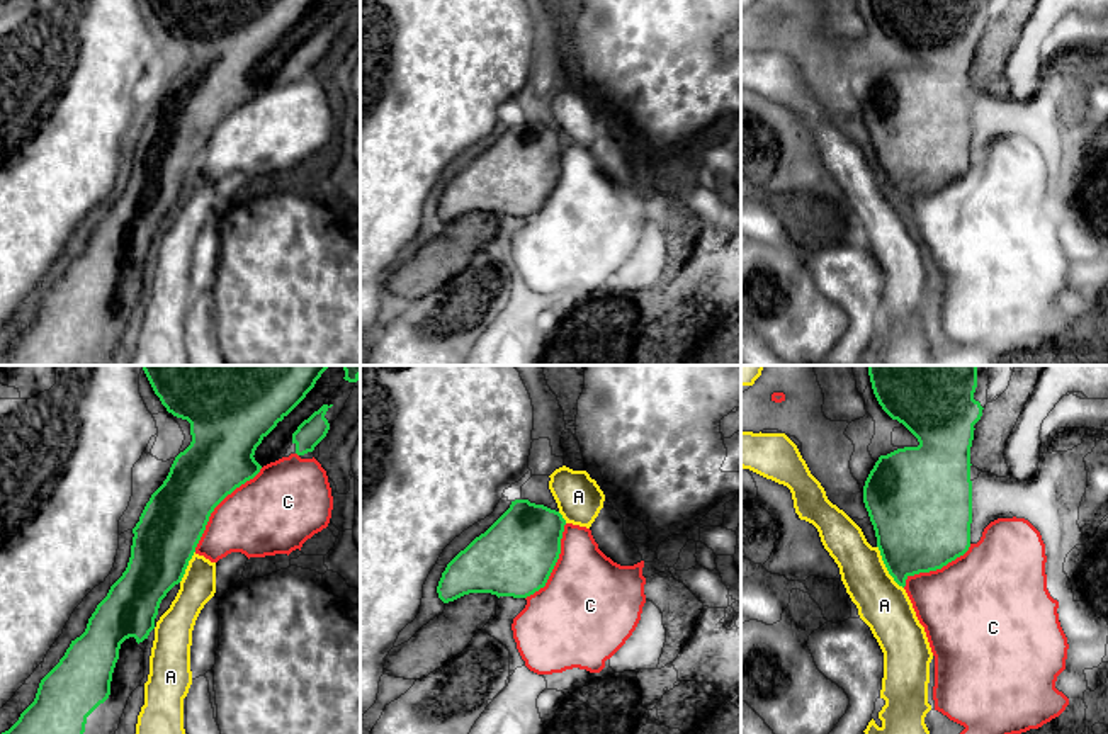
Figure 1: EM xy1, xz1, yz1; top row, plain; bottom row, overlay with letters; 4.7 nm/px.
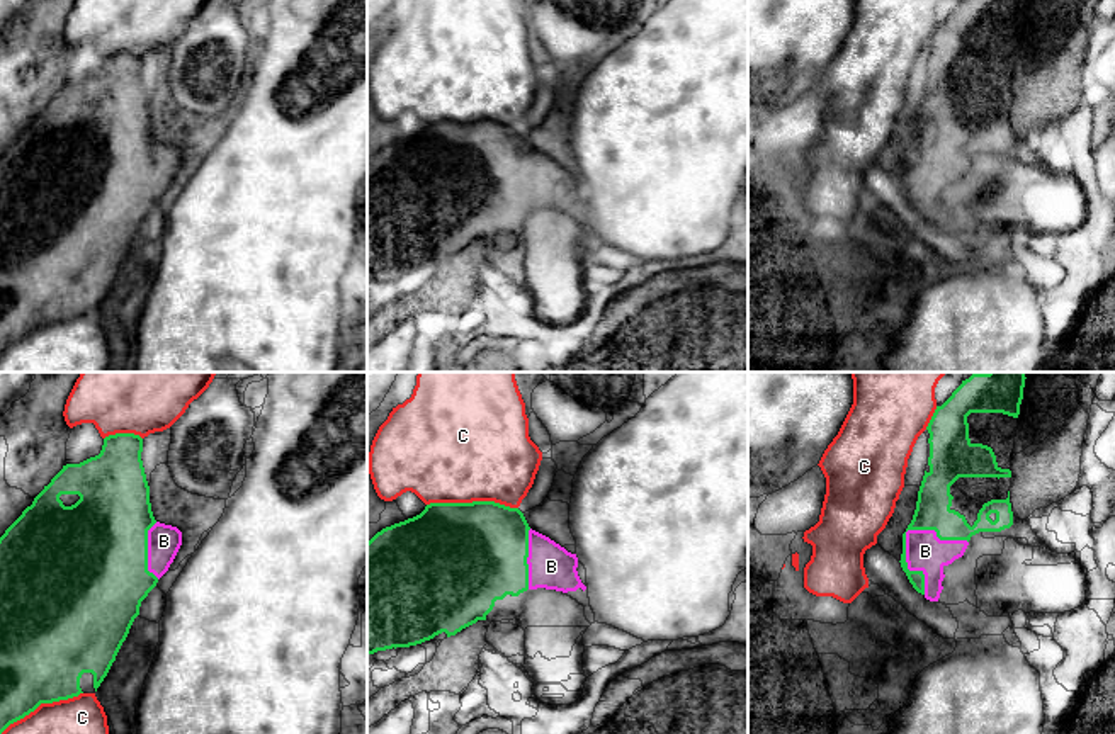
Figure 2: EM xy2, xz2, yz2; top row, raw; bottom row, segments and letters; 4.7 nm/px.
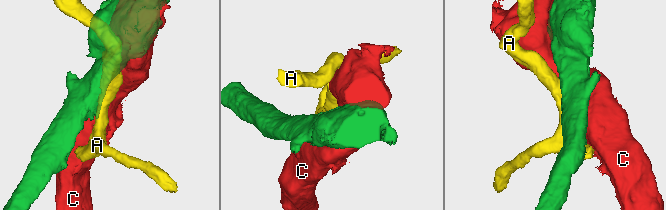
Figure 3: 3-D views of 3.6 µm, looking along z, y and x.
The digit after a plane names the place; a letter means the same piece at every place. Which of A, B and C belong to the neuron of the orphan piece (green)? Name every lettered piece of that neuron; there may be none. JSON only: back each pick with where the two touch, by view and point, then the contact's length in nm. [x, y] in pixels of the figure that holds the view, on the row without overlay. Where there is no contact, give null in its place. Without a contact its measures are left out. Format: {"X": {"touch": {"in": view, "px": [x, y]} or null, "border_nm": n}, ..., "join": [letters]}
{"B": {"touch": {"in": "yz2", "px": [905, 155]}, "border_nm": 340}, "join": ["B"]}

